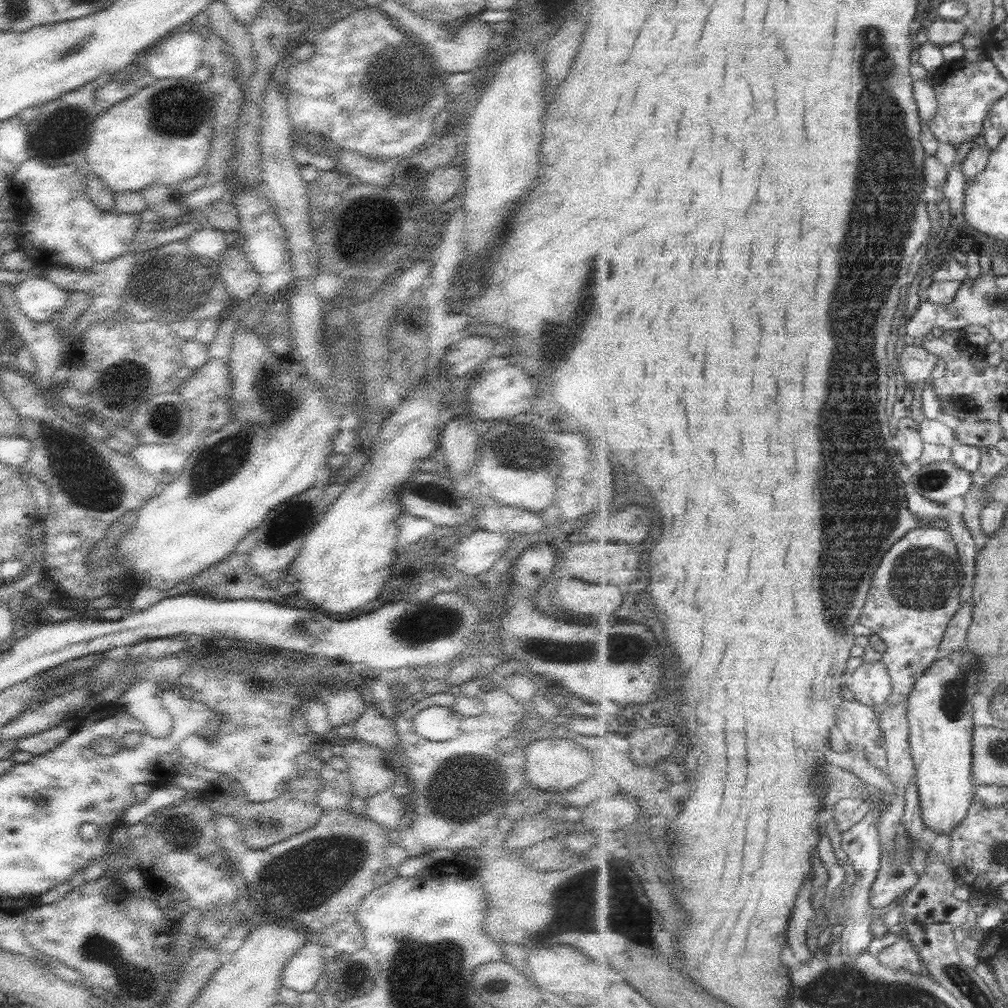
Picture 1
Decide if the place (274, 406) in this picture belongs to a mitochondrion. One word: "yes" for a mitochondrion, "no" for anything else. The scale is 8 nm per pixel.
yes

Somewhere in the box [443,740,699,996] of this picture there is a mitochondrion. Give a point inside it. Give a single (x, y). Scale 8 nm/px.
(586, 909)

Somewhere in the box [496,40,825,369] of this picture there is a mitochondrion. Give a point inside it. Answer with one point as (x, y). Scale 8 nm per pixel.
(595, 266)

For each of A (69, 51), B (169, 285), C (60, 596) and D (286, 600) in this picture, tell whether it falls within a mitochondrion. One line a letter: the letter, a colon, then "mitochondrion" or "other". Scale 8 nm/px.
A: mitochondrion
B: mitochondrion
C: other
D: other

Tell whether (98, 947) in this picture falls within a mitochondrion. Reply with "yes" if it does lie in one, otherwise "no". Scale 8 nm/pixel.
yes

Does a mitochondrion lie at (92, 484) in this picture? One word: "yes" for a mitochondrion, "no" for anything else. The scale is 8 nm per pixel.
yes

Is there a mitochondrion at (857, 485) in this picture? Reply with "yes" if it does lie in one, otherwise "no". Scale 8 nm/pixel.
yes

